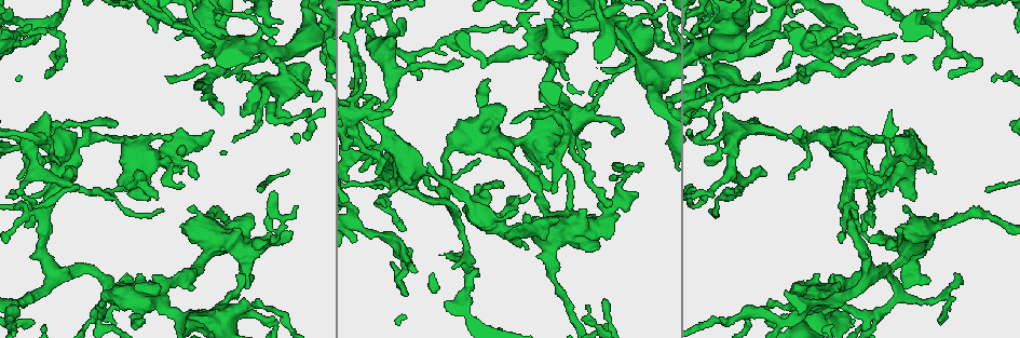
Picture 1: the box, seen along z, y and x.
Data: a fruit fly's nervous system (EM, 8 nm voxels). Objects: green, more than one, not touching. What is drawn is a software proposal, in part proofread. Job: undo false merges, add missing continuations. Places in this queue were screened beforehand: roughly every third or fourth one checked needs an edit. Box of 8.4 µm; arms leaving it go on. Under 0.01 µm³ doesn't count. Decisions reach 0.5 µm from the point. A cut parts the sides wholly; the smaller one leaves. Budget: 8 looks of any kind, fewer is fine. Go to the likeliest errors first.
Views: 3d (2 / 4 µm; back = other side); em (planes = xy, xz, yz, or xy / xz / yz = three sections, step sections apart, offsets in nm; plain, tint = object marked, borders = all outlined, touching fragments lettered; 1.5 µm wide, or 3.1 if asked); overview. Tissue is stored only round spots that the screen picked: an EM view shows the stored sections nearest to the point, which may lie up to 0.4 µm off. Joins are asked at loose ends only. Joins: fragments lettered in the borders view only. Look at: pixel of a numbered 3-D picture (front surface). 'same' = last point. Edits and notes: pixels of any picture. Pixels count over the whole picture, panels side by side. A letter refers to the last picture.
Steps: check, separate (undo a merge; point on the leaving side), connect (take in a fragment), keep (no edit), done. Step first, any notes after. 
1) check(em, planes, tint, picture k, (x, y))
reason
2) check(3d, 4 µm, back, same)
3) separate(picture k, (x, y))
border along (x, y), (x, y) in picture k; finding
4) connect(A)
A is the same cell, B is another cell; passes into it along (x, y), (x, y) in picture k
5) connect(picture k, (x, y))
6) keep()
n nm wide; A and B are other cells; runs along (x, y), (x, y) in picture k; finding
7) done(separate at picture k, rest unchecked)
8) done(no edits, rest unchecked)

check(em, planes, borders, picture 1, (657, 23))
abrupt turn

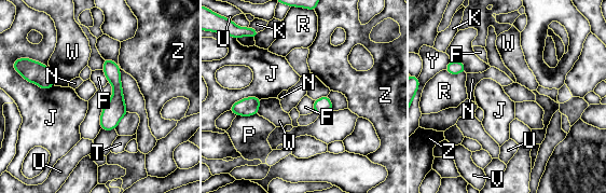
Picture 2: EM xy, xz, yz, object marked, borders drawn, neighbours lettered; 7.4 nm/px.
keep()
F, J, K, N, P, R, T, U, V, W, Y and Z are other cells; border along (102, 69), (108, 81) in picture 2; all the same cell

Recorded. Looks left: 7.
check(em, yz, step 4, tint, picture 1, (916, 161))
tapers out

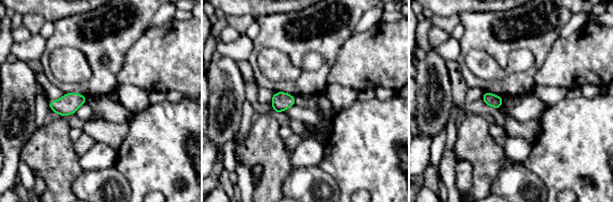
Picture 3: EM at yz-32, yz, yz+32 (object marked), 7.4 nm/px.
check(em, planes, borders, same)

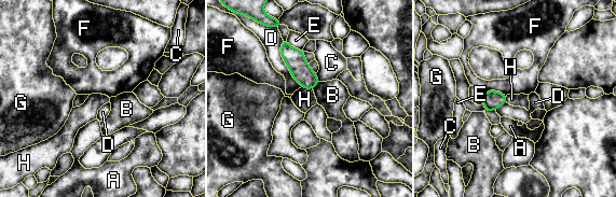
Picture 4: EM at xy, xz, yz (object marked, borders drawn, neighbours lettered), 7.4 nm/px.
keep()
140 nm wide; A, B, C, D, E, F, G and H are other cells; runs along (284, 42), (311, 86) in picture 4; none of them fits

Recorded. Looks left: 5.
check(em, planes, borders, picture 1, (181, 26))
abrupt turn

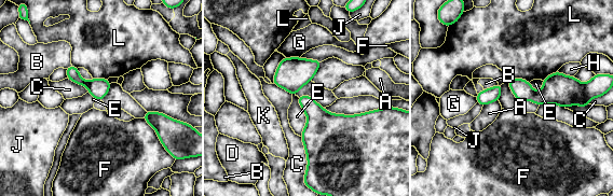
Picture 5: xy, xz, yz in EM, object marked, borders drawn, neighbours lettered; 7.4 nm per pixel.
separate(picture 5, (72, 73))
140 nm wide; A, B, C, D, E, F, G, H, J, K and L are other cells; border along (86, 82), (87, 86) in picture 5; two cells meet here

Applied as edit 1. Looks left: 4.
done(separate at picture 5, rest unchecked)

